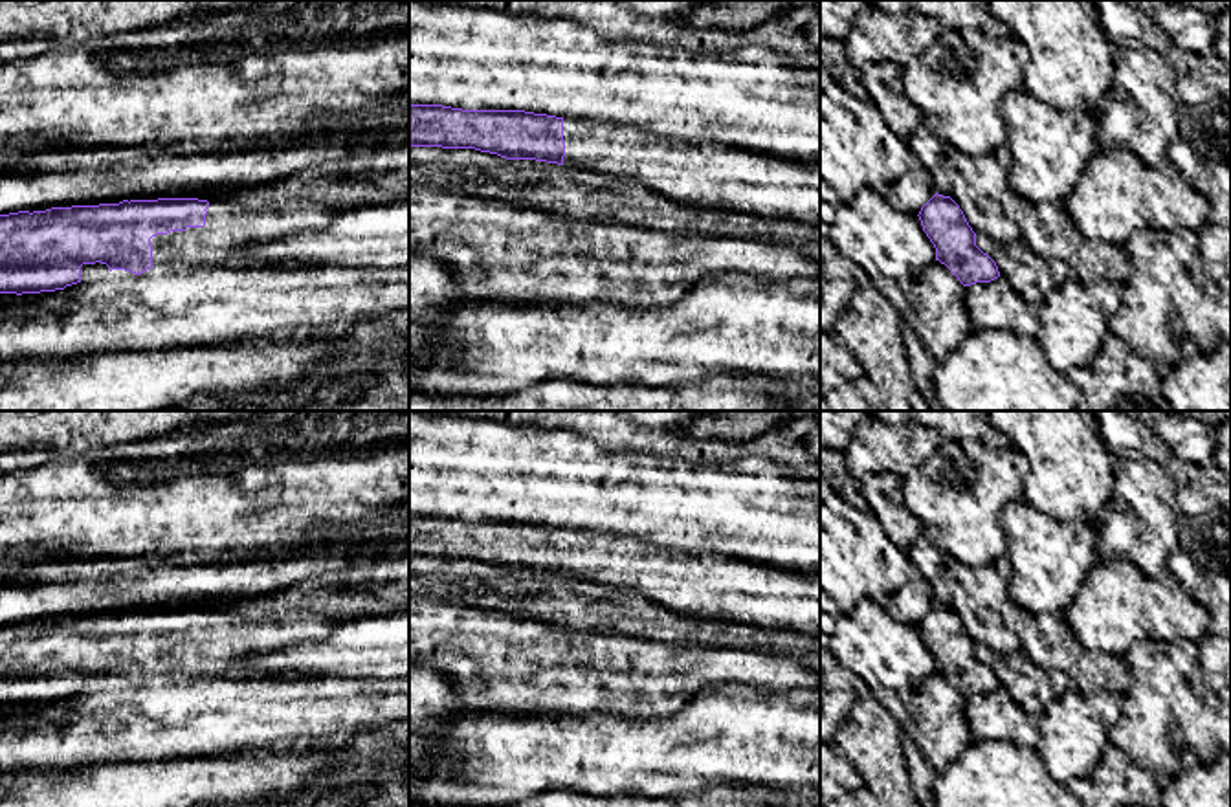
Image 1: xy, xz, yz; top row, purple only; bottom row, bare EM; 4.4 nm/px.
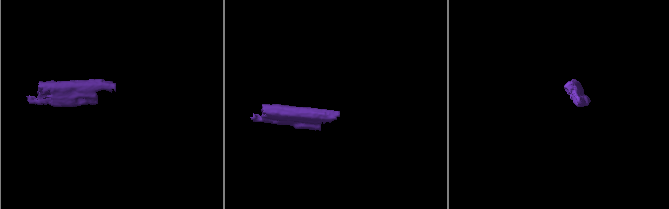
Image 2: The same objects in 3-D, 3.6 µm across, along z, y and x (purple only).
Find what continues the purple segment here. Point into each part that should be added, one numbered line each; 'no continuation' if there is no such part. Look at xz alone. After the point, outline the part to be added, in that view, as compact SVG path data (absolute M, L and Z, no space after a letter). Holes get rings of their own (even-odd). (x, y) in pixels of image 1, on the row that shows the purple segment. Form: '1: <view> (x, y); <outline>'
1: xz (712, 175); M563 117L563 165L622 180L690 205L791 218L820 227L820 163L741 150L723 143L666 138L635 127Z

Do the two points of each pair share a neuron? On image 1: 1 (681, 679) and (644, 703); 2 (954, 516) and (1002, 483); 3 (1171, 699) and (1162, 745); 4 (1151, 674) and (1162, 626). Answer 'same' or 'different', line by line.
1: same
2: same
3: same
4: different

